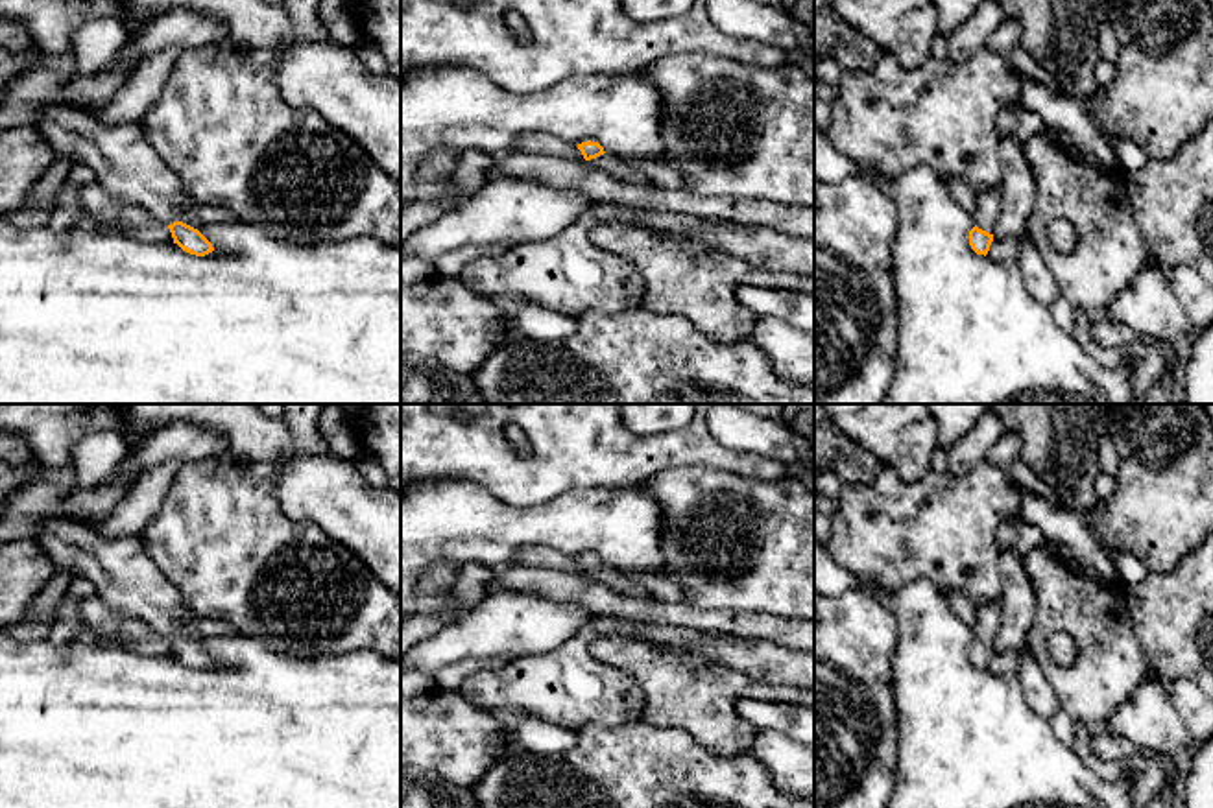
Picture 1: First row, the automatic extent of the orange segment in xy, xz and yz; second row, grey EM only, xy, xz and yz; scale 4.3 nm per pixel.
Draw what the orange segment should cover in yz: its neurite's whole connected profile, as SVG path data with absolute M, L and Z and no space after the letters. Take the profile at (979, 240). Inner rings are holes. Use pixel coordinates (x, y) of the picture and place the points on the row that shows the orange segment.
M991 188L977 196L975 227L969 231L969 245L977 255L988 255L993 242L993 227L1001 214L1003 199L999 188Z

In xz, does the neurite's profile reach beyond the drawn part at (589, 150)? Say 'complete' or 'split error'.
split error

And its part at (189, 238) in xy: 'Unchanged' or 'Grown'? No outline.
Grown

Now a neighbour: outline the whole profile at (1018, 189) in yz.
M1014 137L1001 140L999 192L1003 208L991 232L993 238L1025 236L1034 210L1038 184L1023 144Z

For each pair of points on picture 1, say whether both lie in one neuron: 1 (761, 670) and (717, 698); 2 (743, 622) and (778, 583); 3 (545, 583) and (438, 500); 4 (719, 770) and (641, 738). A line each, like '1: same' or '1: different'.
1: different
2: different
3: different
4: same

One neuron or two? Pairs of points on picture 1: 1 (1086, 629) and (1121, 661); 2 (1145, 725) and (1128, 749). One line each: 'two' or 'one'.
1: one
2: two

